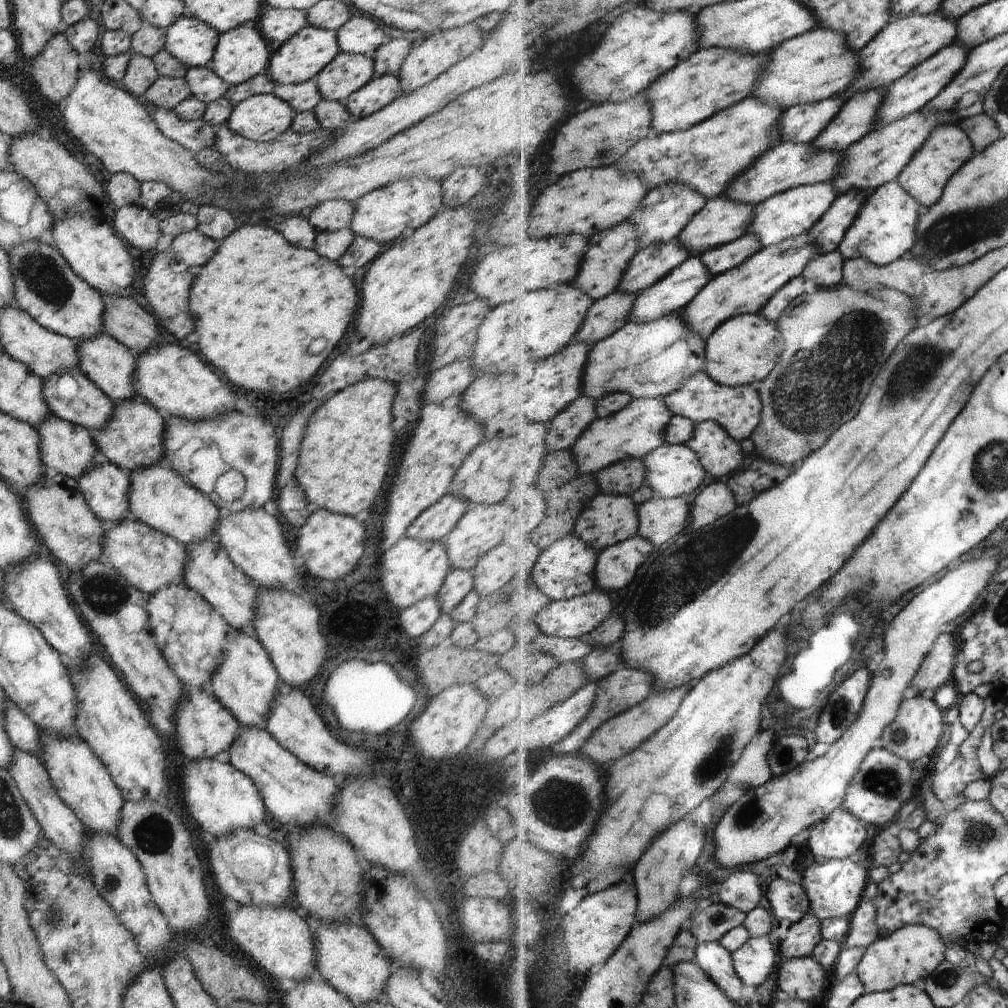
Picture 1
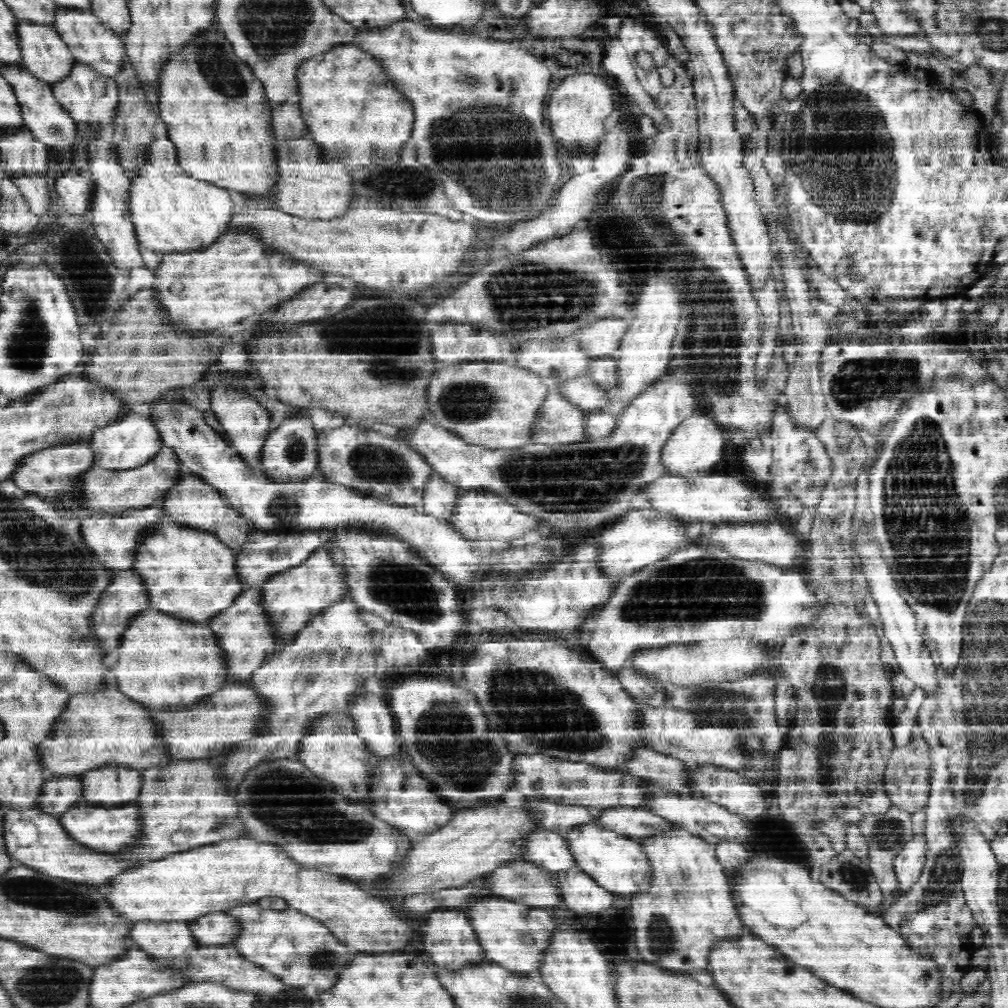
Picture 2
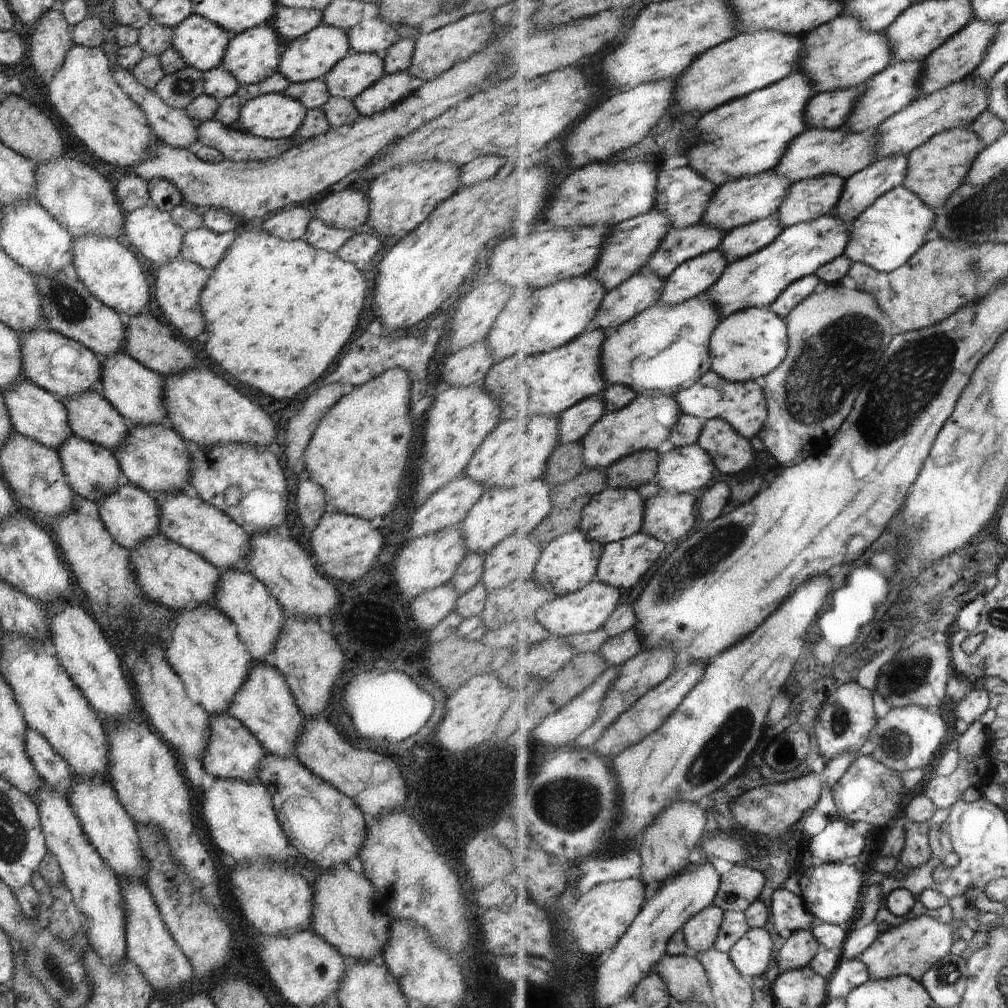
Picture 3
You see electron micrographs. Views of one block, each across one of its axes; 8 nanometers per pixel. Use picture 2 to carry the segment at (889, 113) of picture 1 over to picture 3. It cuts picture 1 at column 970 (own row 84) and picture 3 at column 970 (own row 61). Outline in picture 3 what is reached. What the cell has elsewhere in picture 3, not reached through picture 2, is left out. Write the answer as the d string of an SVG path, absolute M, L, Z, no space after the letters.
M976 18L962 32L953 36L948 43L933 52L933 55L925 60L925 76L922 76L922 95L918 96L918 99L922 100L926 96L942 92L951 84L956 84L972 77L978 68L985 63L990 46L997 39L998 28L998 24L992 24L992 22Z

